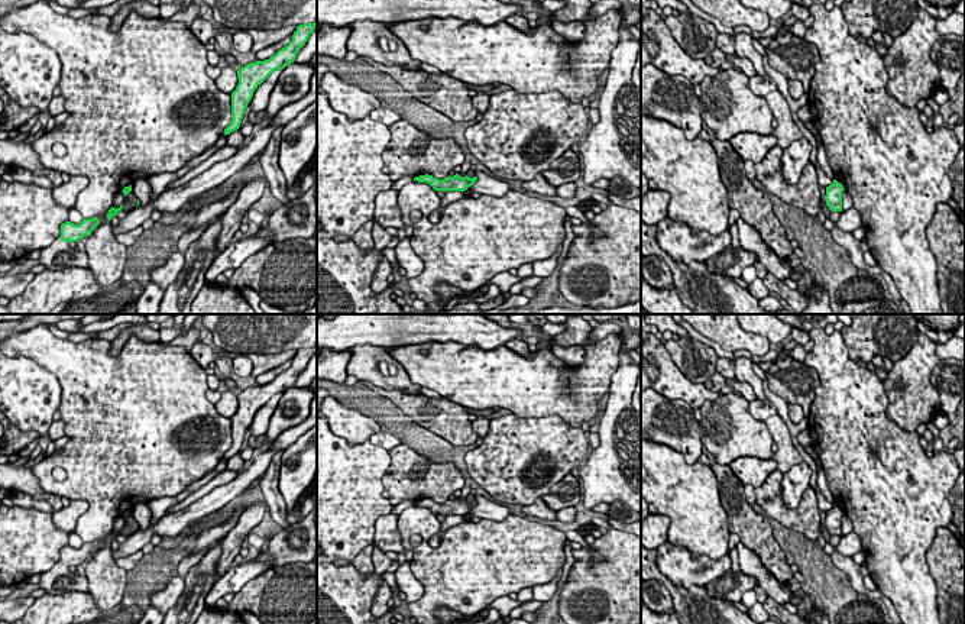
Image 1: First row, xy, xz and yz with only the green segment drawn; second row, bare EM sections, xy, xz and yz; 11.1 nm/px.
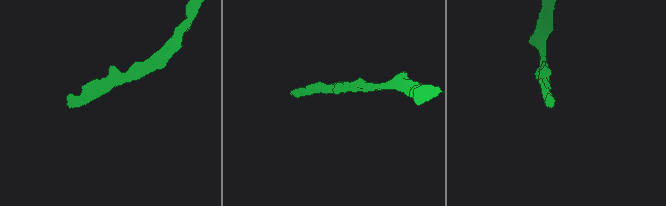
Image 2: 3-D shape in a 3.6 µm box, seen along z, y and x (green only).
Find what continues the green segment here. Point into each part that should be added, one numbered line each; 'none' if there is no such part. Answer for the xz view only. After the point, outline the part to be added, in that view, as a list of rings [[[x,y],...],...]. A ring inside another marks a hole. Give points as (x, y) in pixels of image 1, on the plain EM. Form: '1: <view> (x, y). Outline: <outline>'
none

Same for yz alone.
none

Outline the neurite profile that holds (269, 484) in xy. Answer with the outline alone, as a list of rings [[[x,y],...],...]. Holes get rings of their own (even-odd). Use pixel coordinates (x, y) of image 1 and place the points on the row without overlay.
[[[284,450],[273,455],[271,469],[265,473],[260,481],[260,488],[265,497],[265,502],[271,511],[273,521],[281,527],[289,527],[286,521],[286,507],[279,491],[279,469]]]

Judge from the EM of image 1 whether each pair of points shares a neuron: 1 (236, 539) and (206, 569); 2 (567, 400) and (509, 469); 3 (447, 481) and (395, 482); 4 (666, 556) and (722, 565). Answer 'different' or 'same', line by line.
1: different
2: different
3: same
4: same

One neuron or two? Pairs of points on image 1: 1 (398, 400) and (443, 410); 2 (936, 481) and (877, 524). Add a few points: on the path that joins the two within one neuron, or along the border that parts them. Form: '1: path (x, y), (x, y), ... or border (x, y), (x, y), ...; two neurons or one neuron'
1: path (410, 404), (418, 404), (431, 410); one neuron
2: path (922, 485), (910, 491), (891, 510); one neuron

